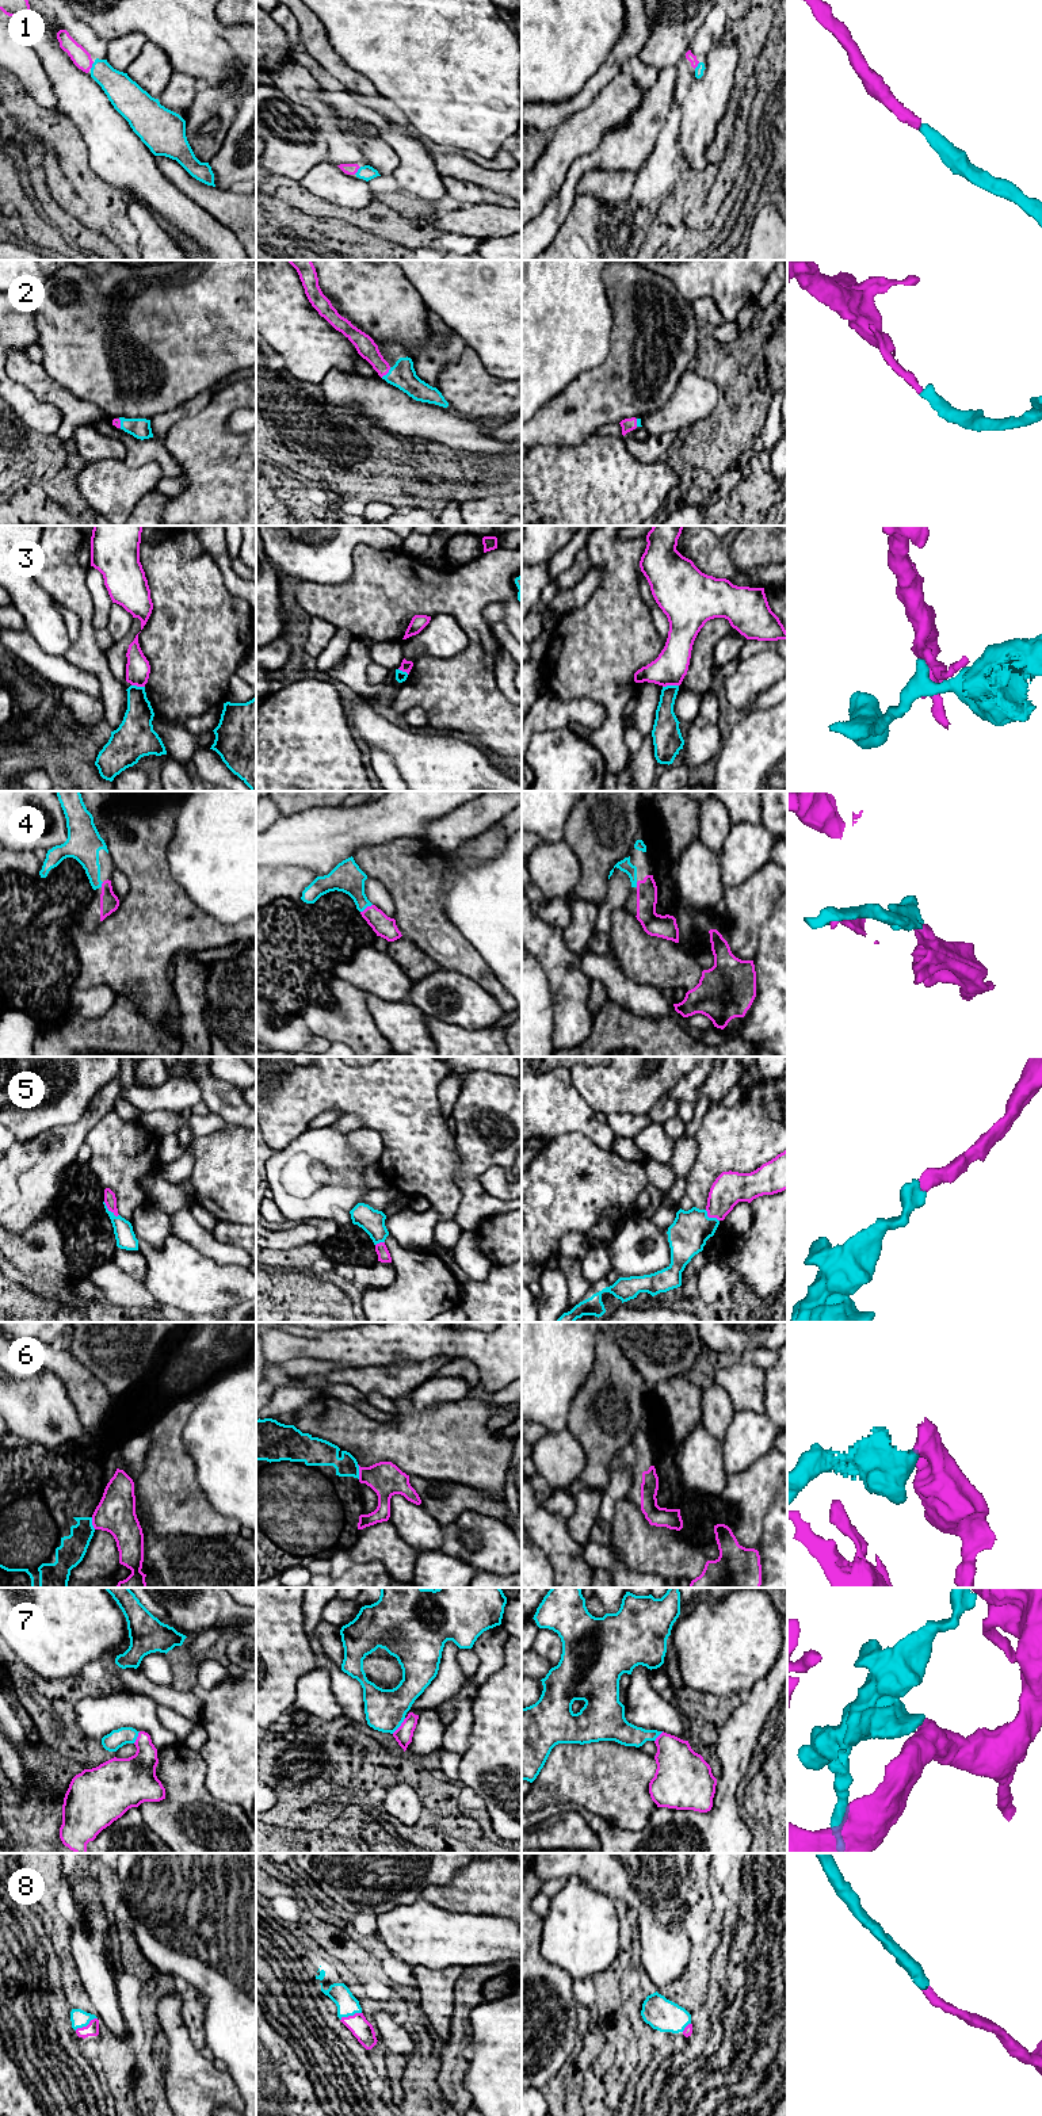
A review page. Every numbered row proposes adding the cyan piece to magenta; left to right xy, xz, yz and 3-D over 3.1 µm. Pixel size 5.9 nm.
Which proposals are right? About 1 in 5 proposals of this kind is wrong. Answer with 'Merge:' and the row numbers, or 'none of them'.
Merge: 1, 2, 4, 5, 8

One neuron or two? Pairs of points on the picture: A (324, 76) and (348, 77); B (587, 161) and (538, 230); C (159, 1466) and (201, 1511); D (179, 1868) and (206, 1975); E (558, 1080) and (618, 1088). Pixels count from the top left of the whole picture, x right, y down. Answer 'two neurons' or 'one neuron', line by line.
A: two neurons
B: one neuron
C: one neuron
D: one neuron
E: two neurons

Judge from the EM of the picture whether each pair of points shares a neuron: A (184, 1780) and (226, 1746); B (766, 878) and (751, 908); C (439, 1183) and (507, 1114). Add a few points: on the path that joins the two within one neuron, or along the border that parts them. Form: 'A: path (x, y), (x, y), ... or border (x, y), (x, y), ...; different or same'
A: border (199, 1752), (205, 1763), (205, 1788), (212, 1795); different
B: path (766, 885), (752, 901); same
C: border (453, 1131), (460, 1156), (455, 1175), (460, 1195); different

